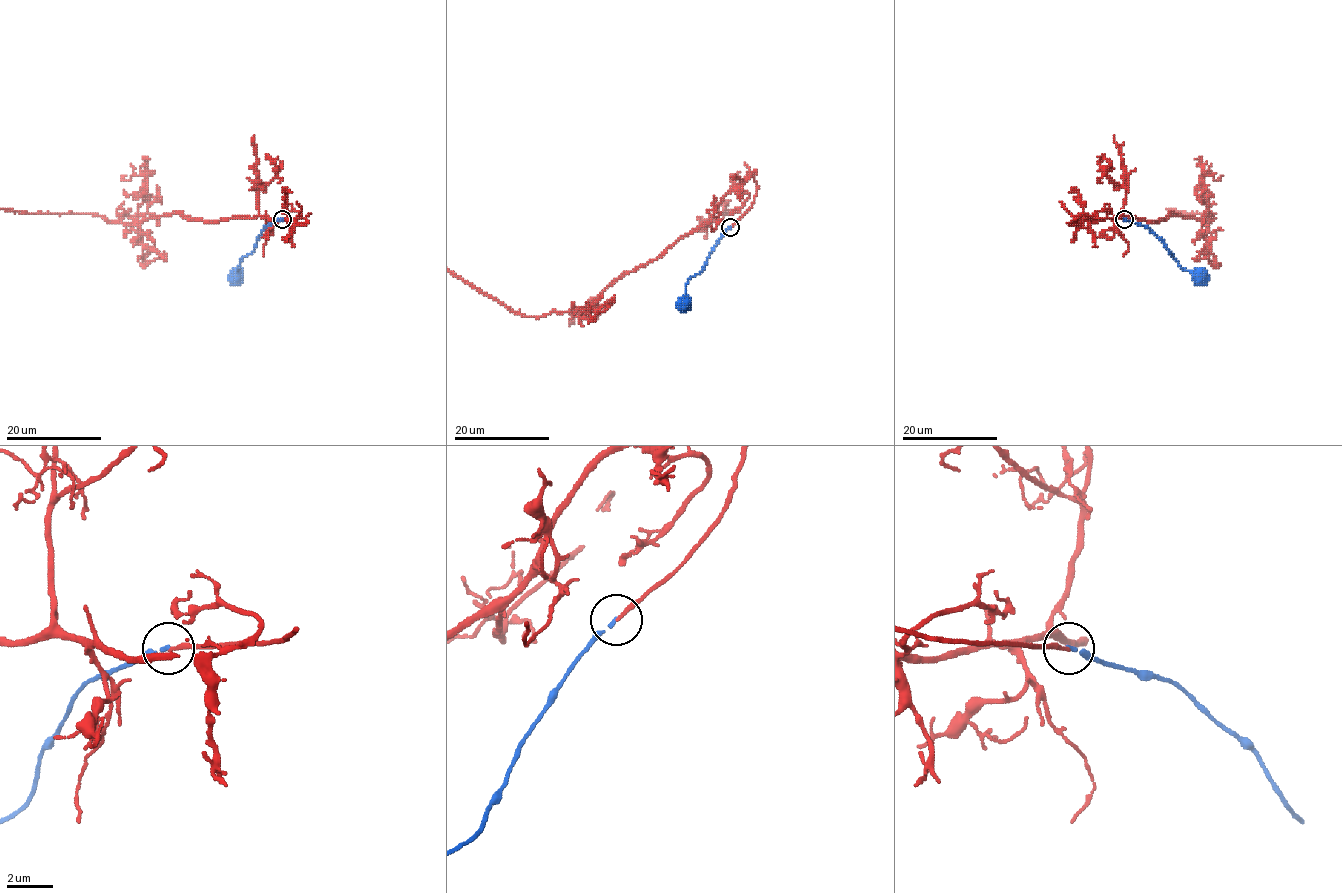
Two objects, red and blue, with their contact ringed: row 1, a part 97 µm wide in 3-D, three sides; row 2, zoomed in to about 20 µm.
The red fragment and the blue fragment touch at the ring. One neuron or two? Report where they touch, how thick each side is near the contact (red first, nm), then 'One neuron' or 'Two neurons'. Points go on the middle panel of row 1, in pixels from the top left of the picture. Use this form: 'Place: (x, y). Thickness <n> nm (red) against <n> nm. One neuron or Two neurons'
Place: (730, 227). Thickness 180 nm (red) against 130 nm. One neuron

